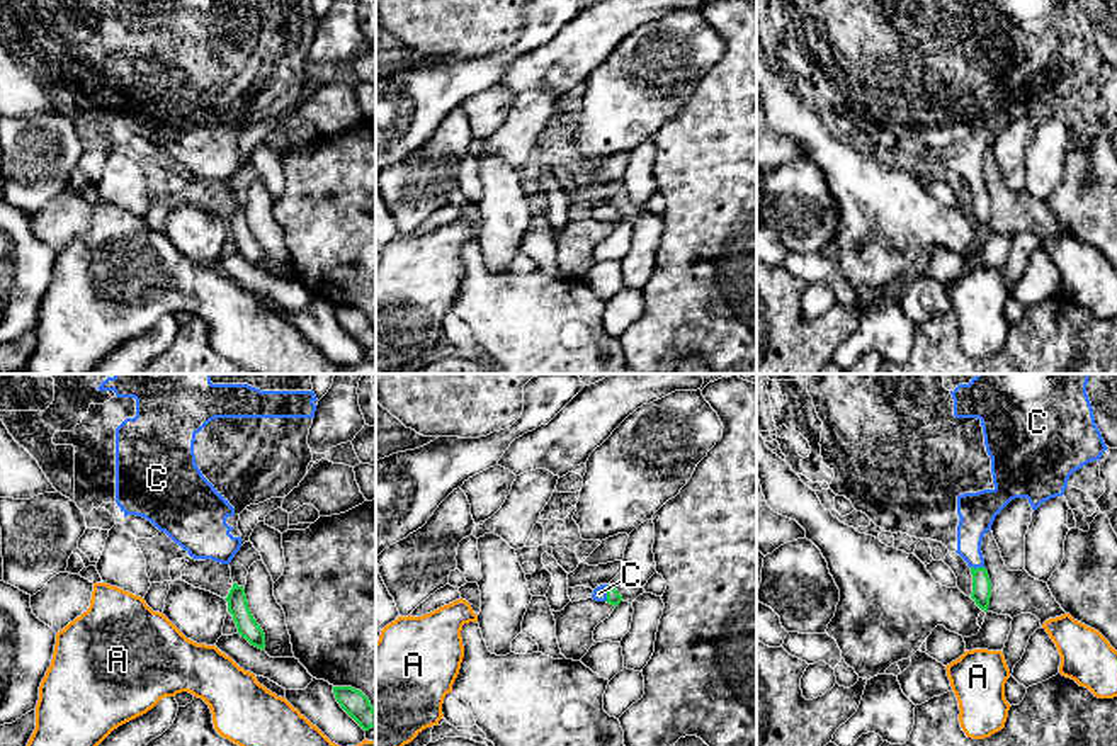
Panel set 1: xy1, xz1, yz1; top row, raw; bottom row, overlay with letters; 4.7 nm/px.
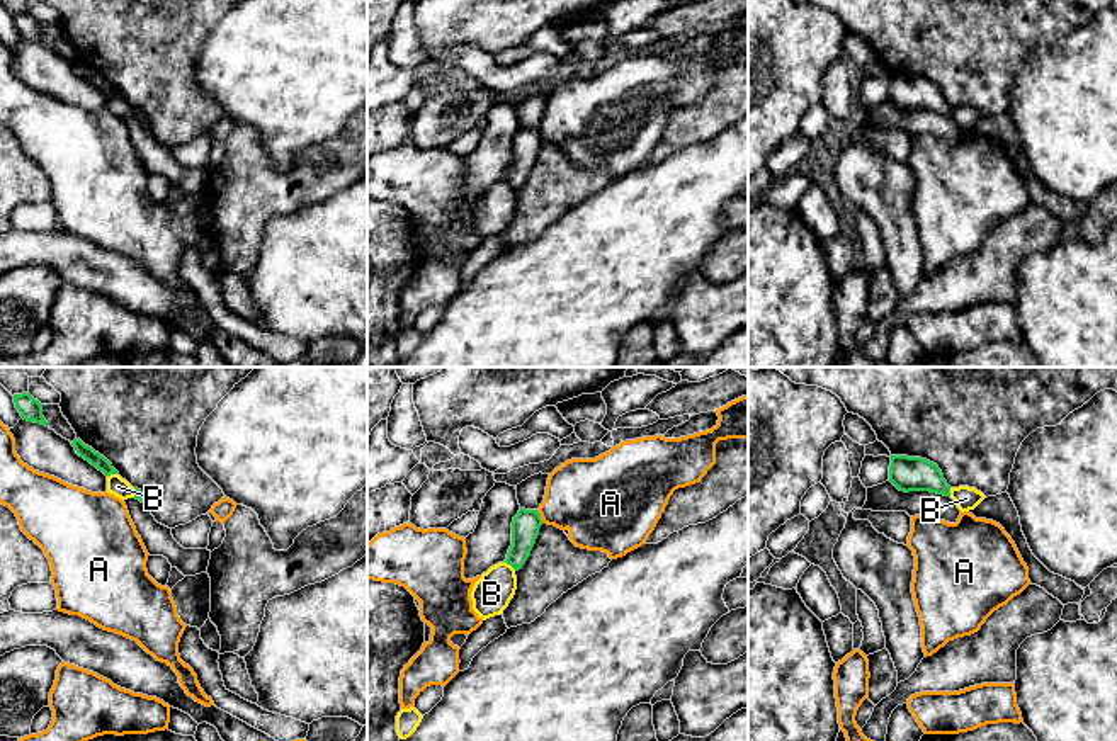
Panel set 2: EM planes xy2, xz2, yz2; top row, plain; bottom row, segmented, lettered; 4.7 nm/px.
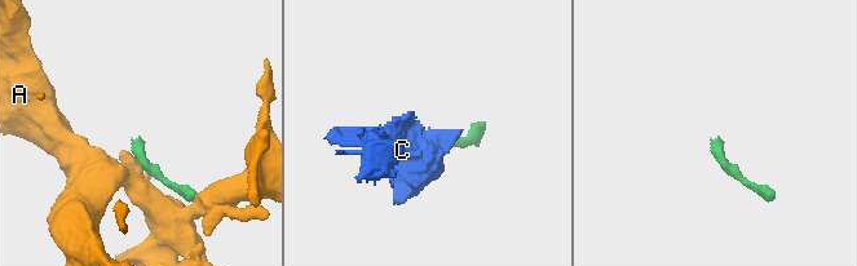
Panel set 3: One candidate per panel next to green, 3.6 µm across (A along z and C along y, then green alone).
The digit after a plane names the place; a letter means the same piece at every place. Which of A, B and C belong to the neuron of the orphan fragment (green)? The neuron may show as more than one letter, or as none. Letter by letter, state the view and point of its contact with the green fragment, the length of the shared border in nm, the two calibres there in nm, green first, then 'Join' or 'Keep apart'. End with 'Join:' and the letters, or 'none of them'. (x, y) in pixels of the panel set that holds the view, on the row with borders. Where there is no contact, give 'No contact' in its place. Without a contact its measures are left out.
A: Touches green at xz2 (539, 517). Shared border 70 nm. Thickness 130 nm (green) against 360 nm. Keep apart
B: Touches green at xy2 (113, 473). Shared border 60 nm. Thickness 70 nm (green) against 90 nm. Keep apart
C: Touches green at xz1 (607, 593). Shared border 80 nm. Thickness 70 nm (green) against 70 nm. Join
Join: C

